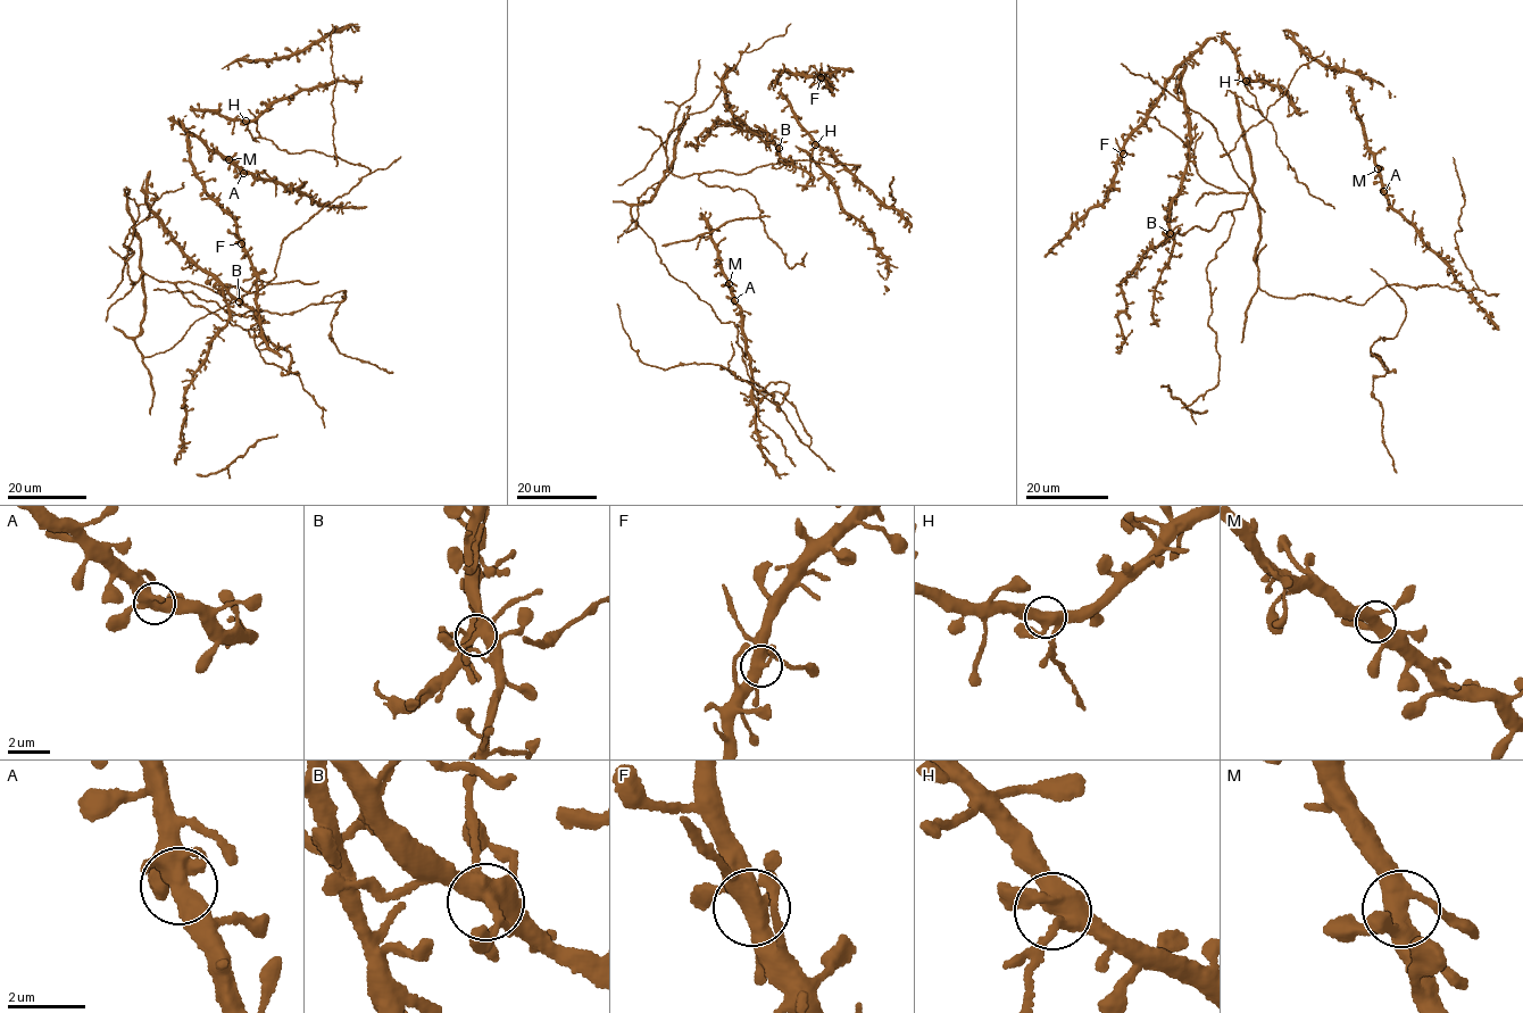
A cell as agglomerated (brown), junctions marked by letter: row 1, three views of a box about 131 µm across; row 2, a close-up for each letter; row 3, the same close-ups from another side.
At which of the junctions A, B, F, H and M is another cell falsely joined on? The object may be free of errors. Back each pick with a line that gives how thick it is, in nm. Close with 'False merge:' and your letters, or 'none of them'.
False merge: none of them

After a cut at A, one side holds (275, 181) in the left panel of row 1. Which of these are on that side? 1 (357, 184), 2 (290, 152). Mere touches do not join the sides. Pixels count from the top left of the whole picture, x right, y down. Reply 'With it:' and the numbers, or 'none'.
With it: none

